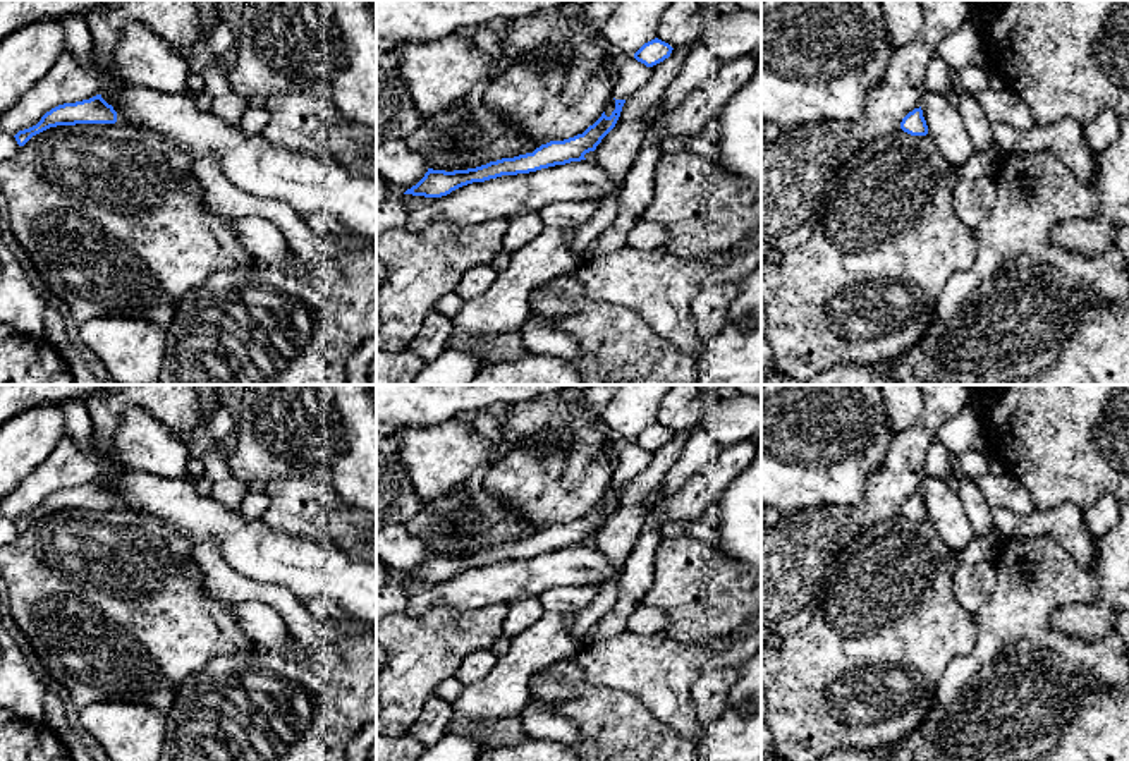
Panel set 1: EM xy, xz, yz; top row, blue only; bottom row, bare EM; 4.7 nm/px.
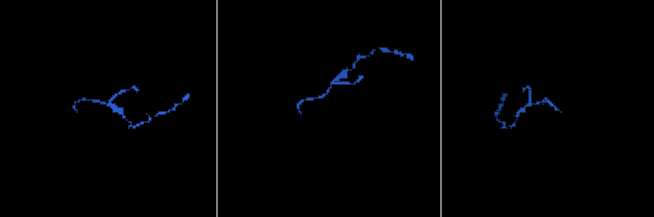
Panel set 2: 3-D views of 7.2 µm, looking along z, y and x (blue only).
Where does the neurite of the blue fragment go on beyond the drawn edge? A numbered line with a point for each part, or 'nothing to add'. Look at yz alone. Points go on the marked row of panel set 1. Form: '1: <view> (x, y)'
1: yz (945, 126)

